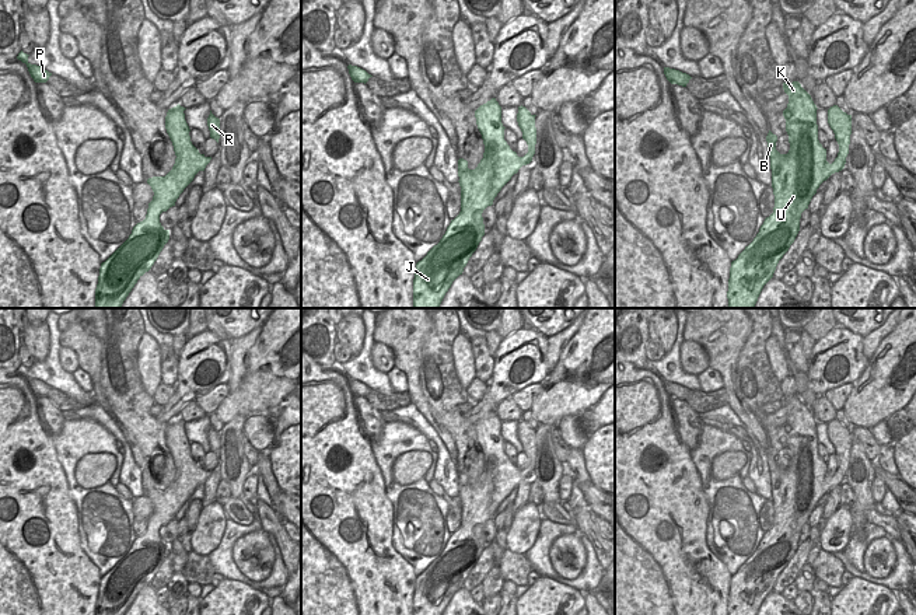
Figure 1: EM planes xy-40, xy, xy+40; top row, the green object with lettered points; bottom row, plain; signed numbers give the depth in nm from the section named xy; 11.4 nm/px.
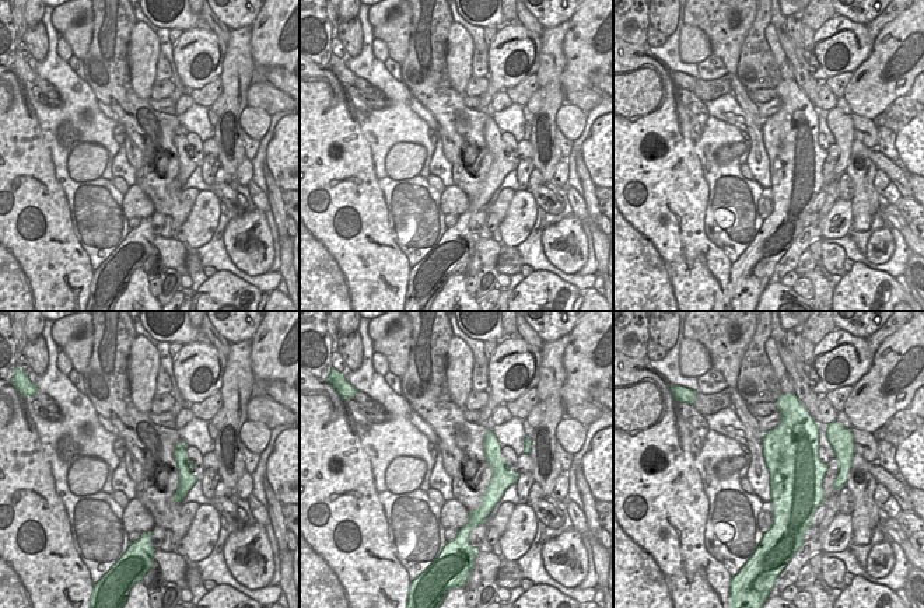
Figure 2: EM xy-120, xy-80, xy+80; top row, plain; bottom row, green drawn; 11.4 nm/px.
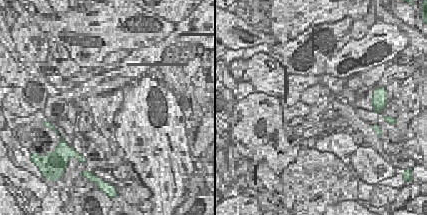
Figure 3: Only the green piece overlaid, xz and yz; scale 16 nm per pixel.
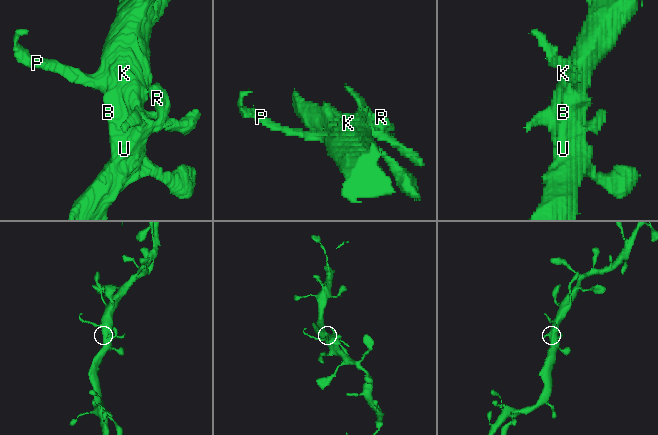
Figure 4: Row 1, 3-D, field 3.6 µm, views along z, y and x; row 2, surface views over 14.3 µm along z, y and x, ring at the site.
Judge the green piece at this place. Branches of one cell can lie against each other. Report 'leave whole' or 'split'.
leave whole

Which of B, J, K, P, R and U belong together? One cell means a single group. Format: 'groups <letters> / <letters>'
groups B J K P R U

